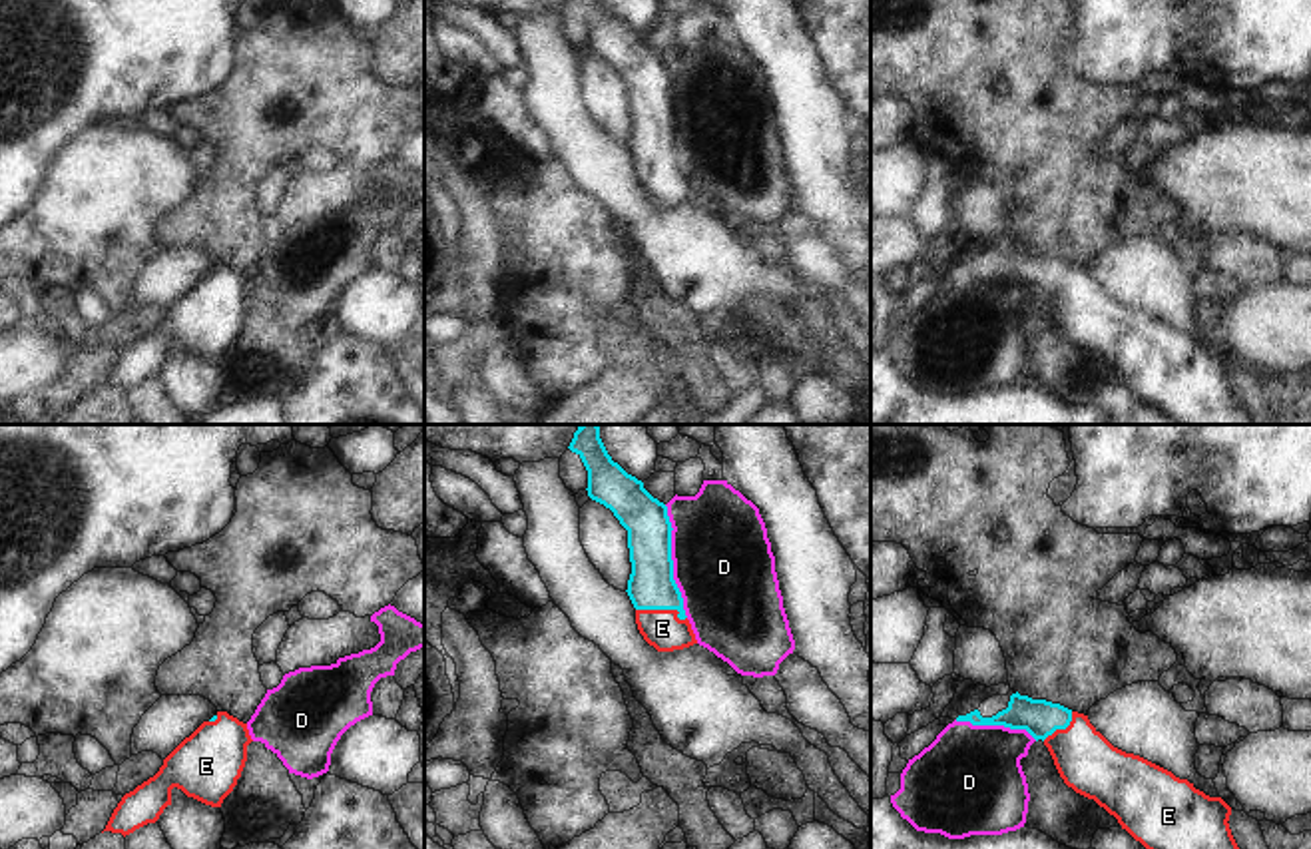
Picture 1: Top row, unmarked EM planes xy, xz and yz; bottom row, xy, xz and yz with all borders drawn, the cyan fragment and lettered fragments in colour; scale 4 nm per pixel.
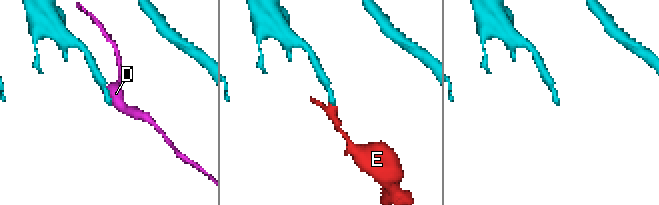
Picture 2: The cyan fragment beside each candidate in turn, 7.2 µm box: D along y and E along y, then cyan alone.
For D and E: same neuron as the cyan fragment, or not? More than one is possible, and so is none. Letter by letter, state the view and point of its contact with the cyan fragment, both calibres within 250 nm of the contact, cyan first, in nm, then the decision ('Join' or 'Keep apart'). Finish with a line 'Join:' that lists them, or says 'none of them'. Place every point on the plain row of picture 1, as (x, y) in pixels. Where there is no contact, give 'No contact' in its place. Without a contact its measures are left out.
D: Touches cyan at xz (672, 114). Thickness 190 nm (cyan) against 400 nm. Keep apart
E: Touches cyan at xz (664, 162). Thickness 190 nm (cyan) against 160 nm. Join
Join: E.

